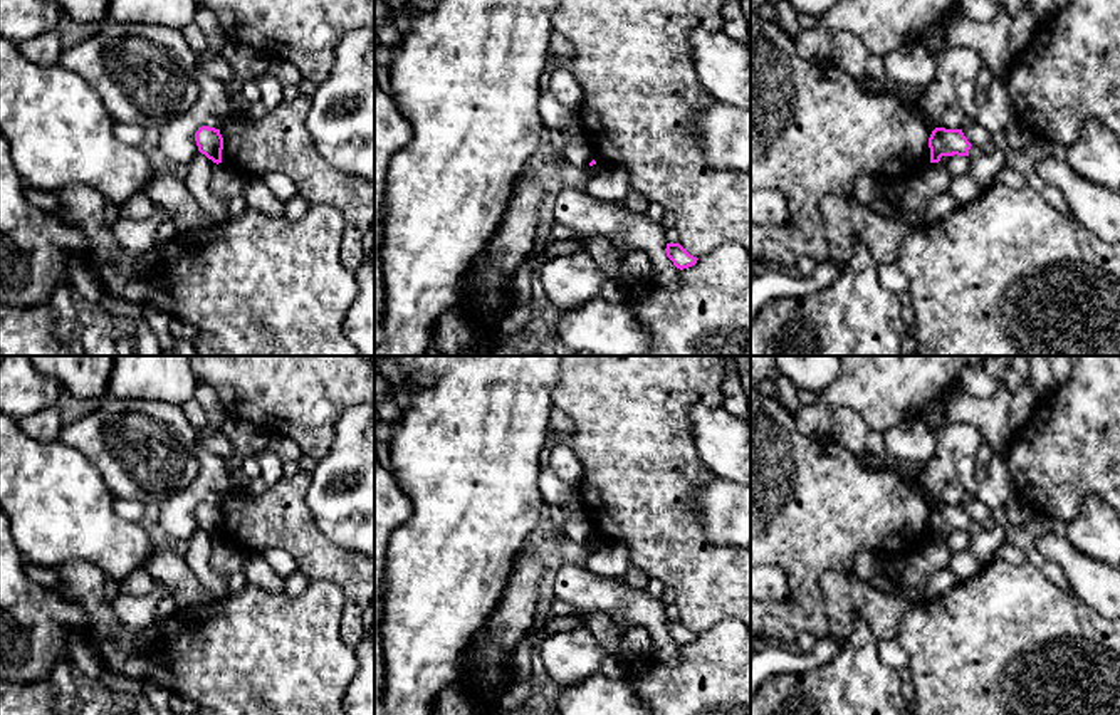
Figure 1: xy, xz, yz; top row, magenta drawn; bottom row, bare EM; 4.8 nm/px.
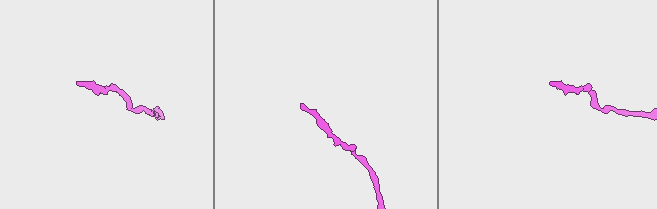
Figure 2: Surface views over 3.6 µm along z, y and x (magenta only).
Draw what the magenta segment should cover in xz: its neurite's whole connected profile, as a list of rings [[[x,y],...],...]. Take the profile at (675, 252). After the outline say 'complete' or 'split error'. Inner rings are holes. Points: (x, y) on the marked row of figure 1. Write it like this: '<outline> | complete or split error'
[[[667,243],[667,257],[680,270],[688,269],[697,264],[697,257],[690,255],[680,243]]] | complete

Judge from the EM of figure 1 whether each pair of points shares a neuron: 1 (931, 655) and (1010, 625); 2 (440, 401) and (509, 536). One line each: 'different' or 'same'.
1: same
2: same

